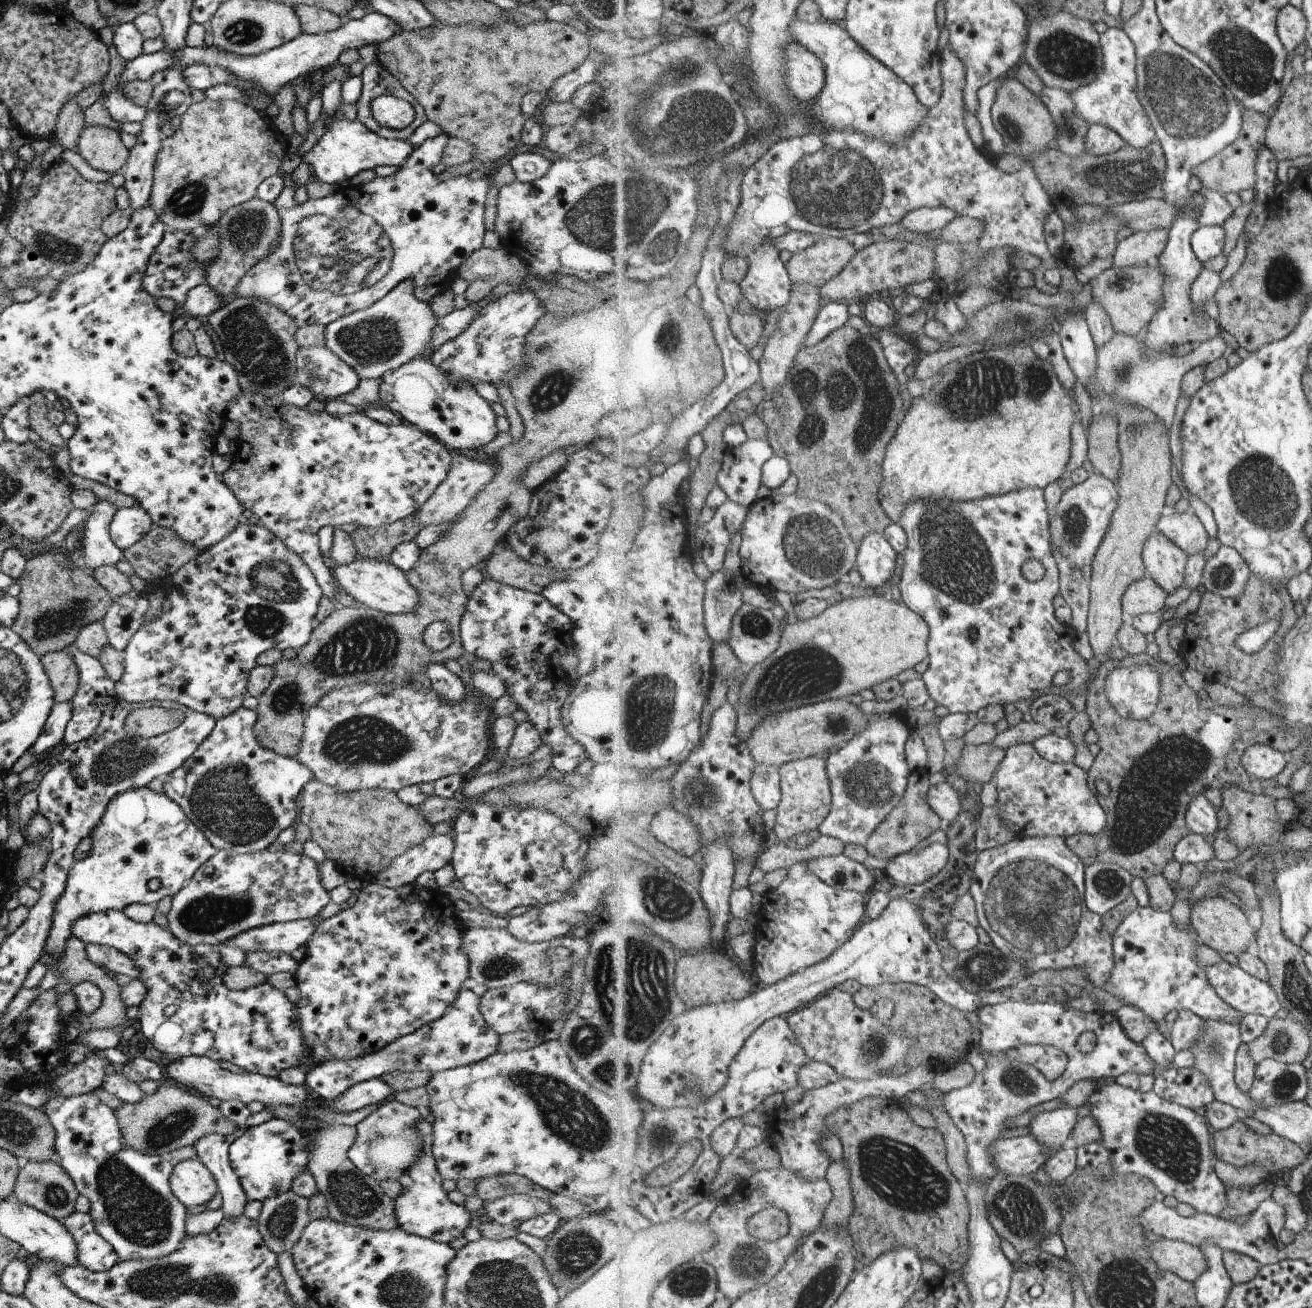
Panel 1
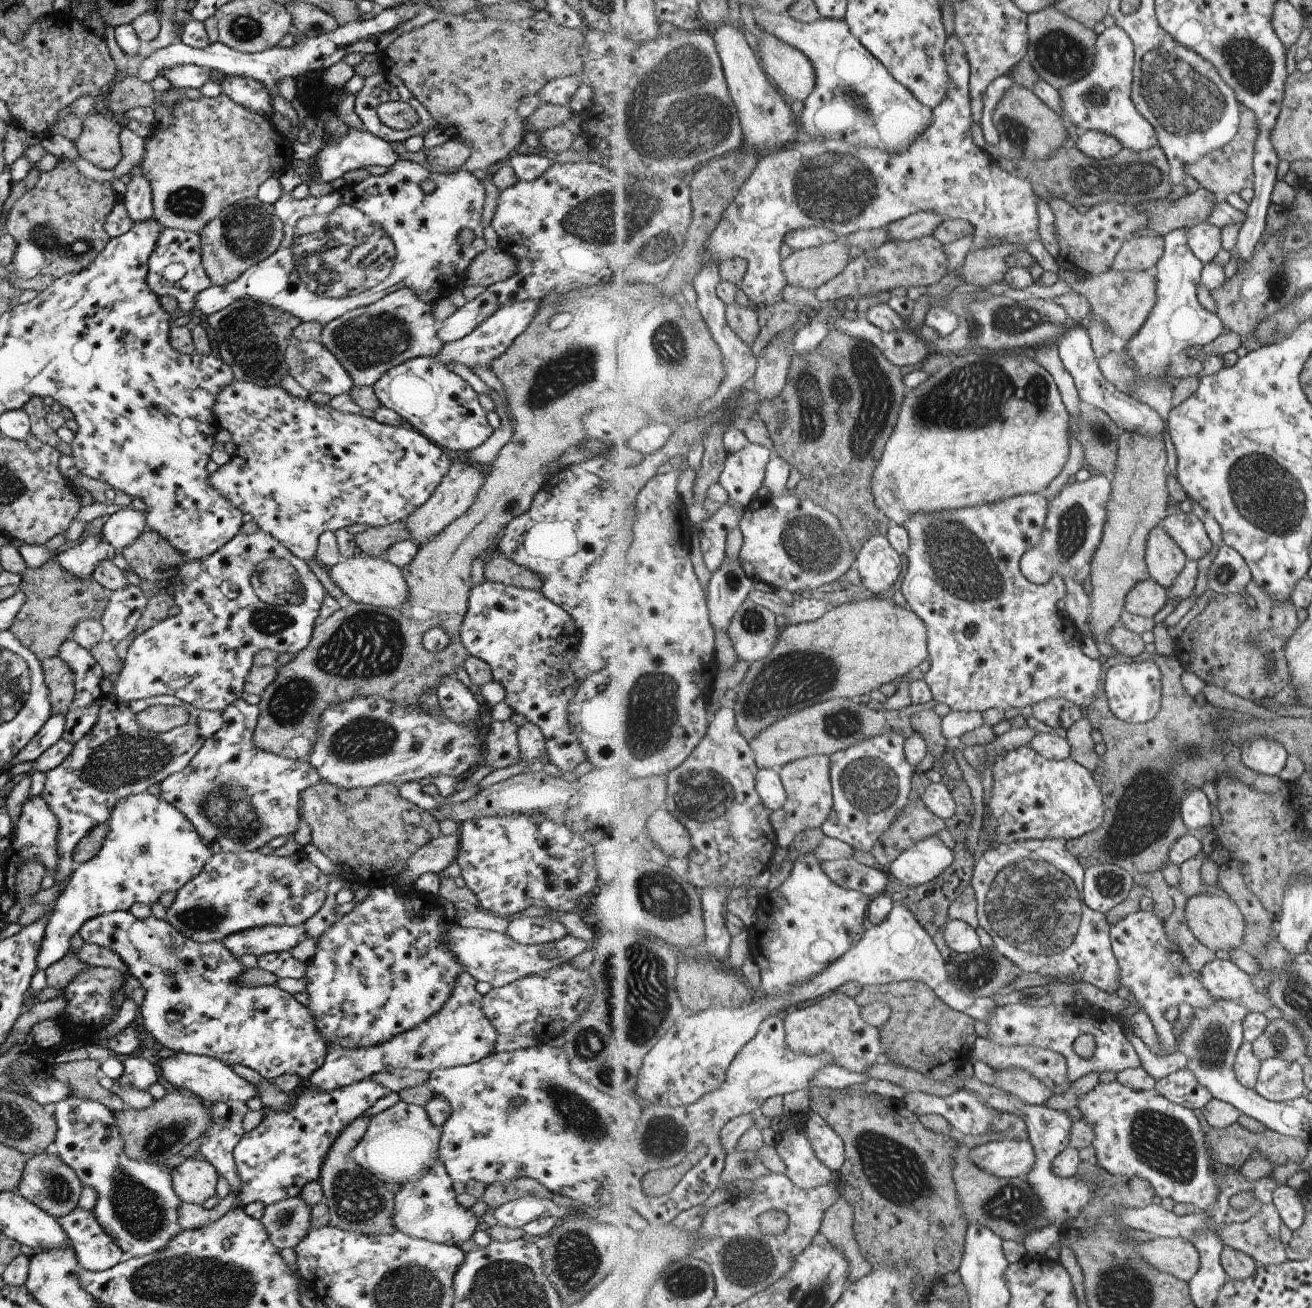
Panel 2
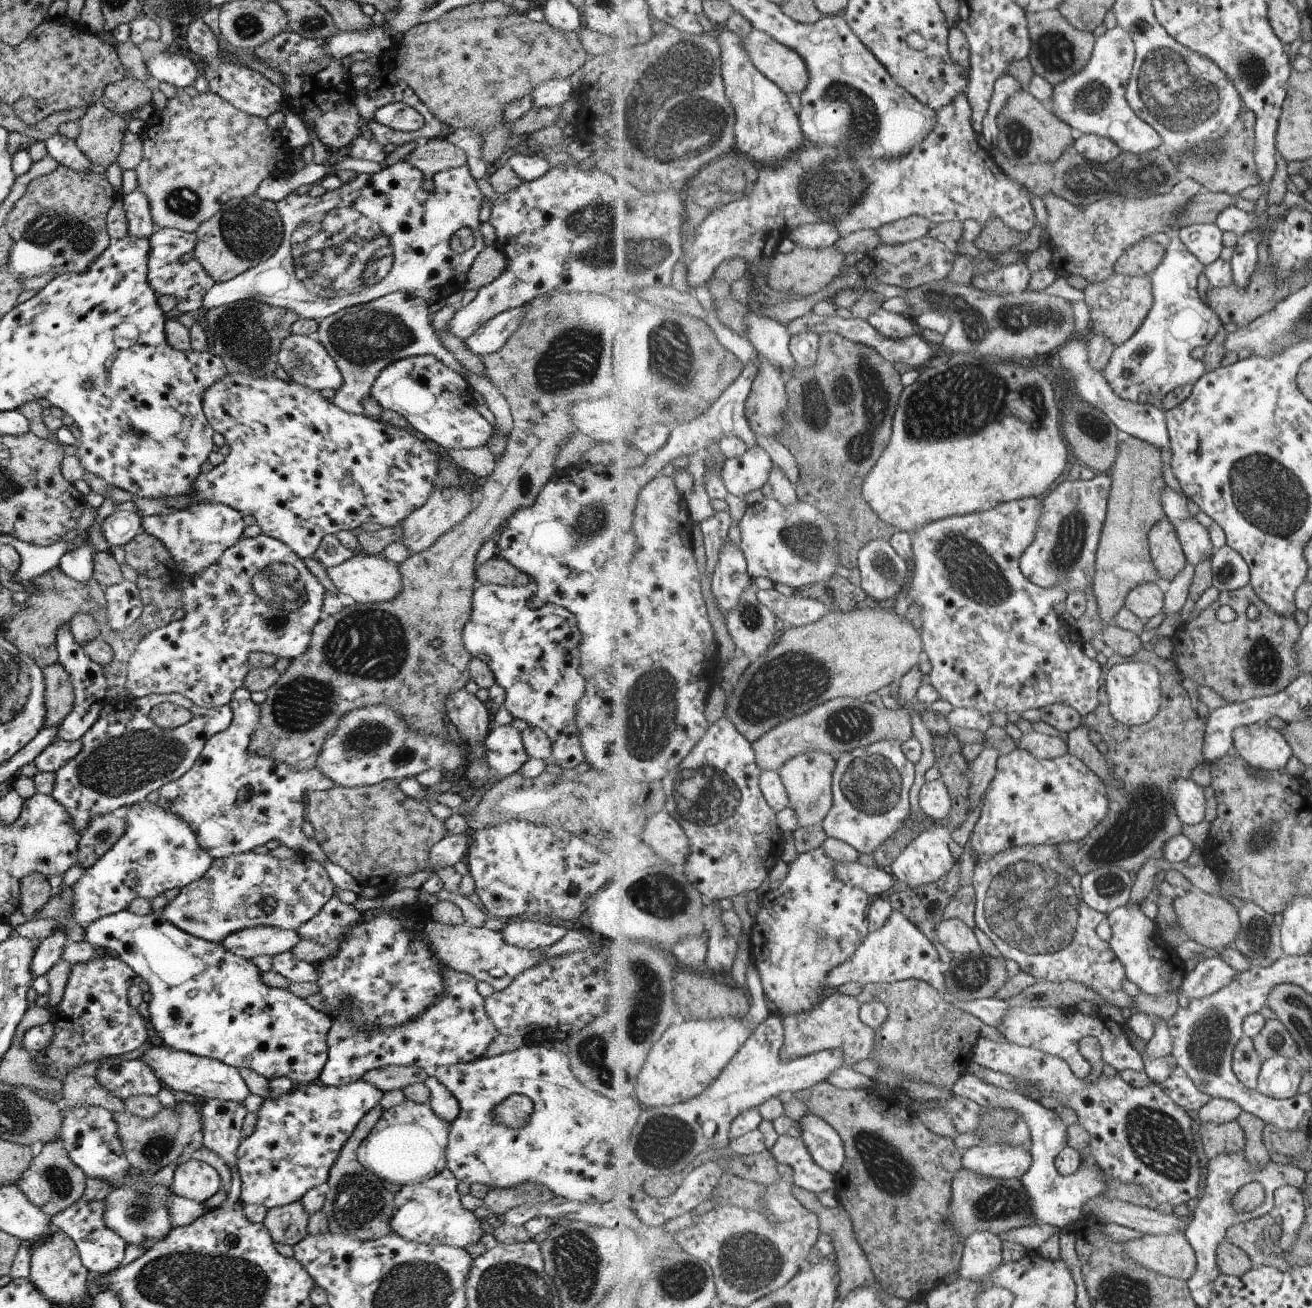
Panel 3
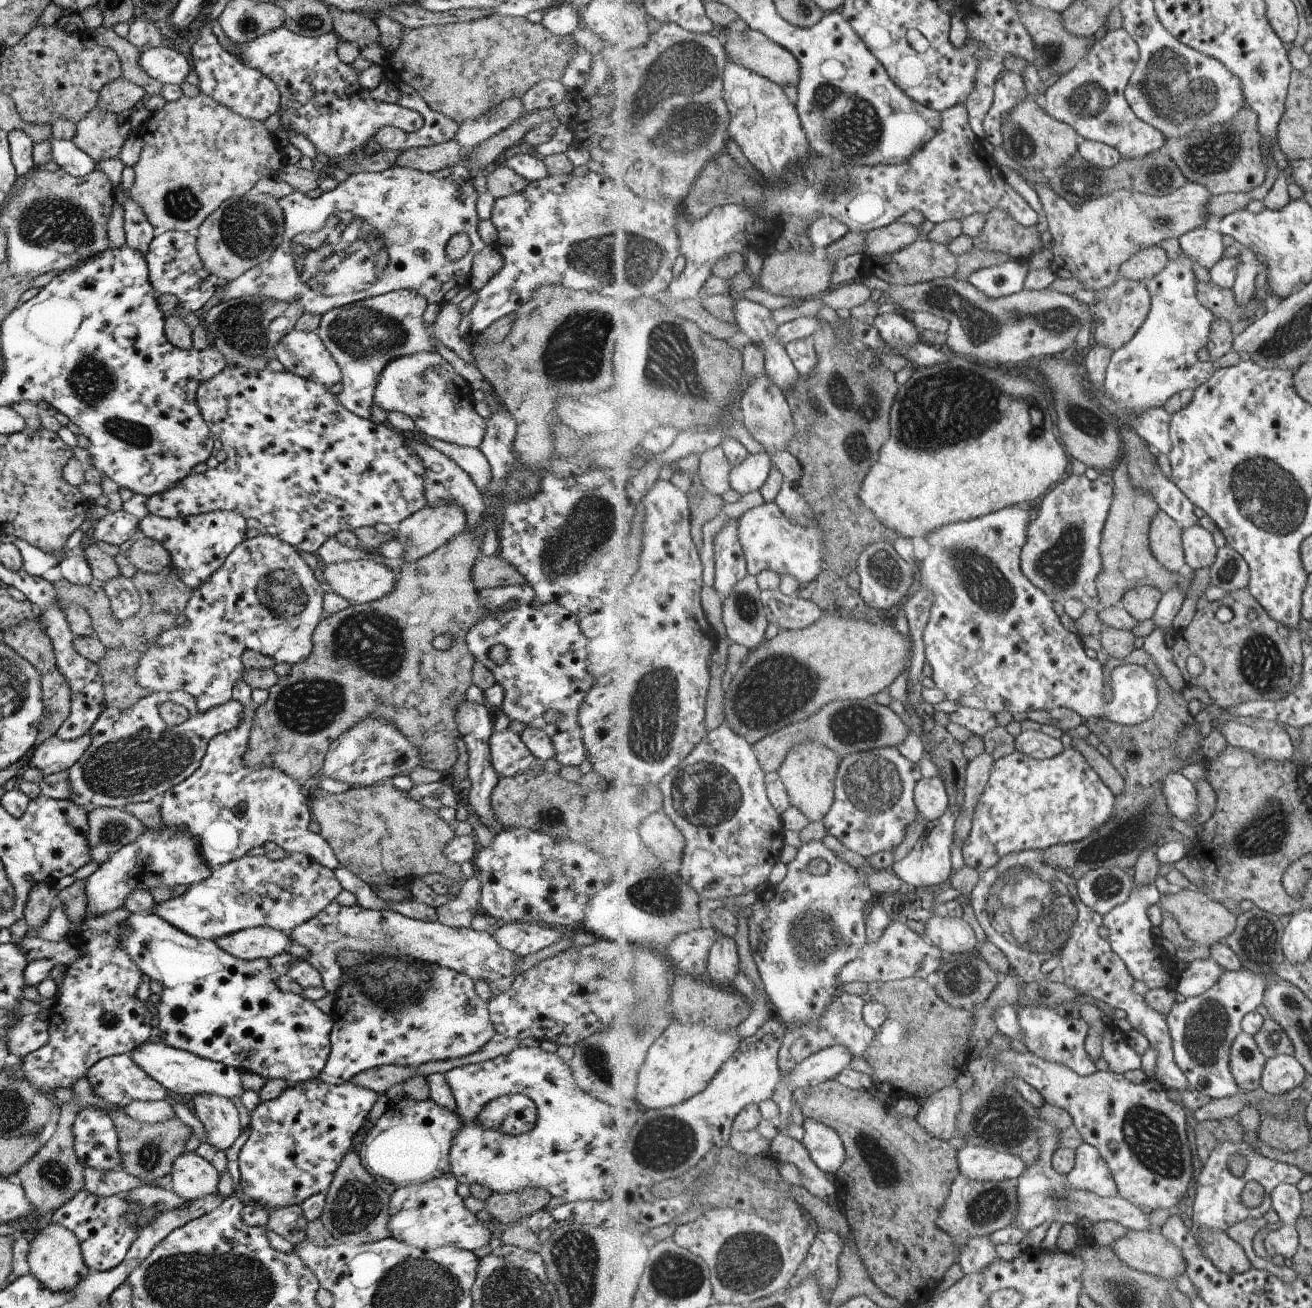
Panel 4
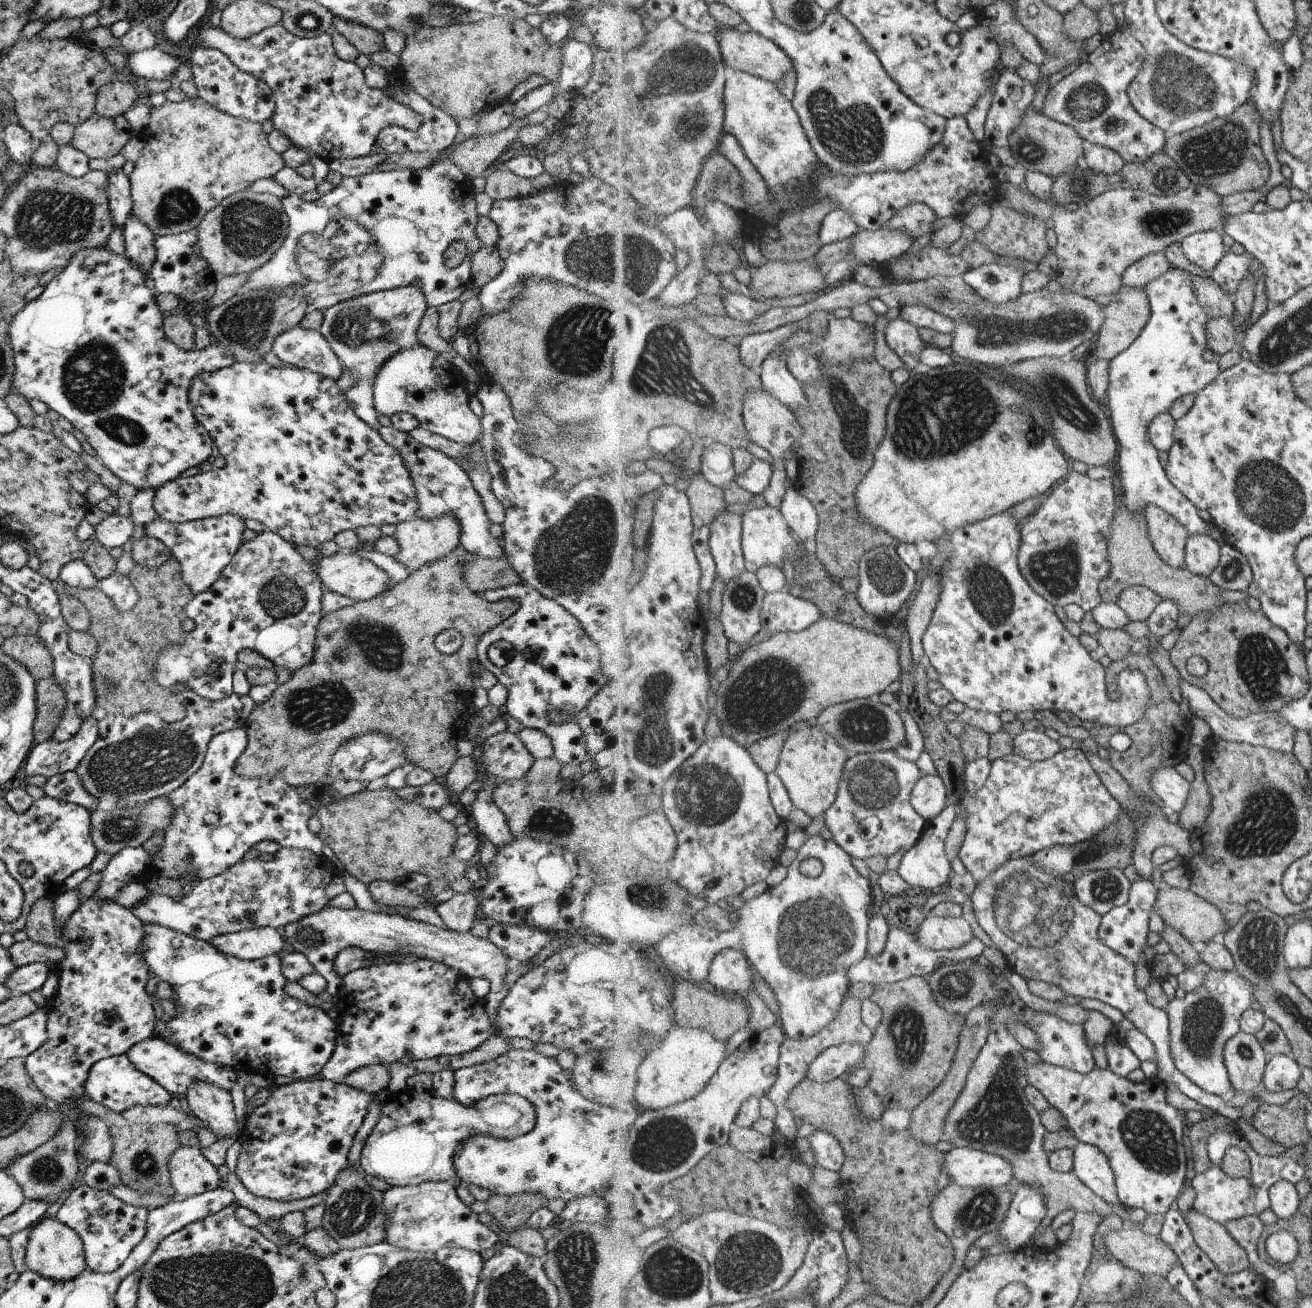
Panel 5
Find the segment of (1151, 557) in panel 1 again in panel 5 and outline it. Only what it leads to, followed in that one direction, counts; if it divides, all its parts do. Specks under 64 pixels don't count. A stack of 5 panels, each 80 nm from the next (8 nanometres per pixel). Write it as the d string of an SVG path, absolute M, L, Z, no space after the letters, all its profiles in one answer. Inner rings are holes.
M1155 504L1145 507L1149 537L1163 562L1173 568L1186 563L1187 540L1190 533L1182 524L1177 512Z

